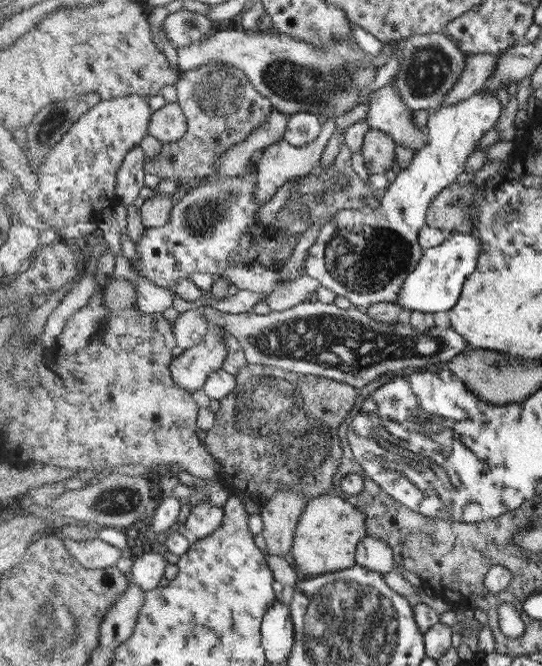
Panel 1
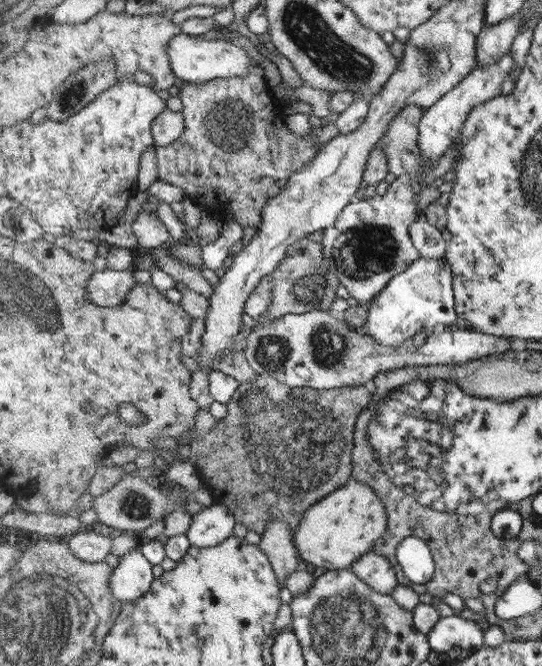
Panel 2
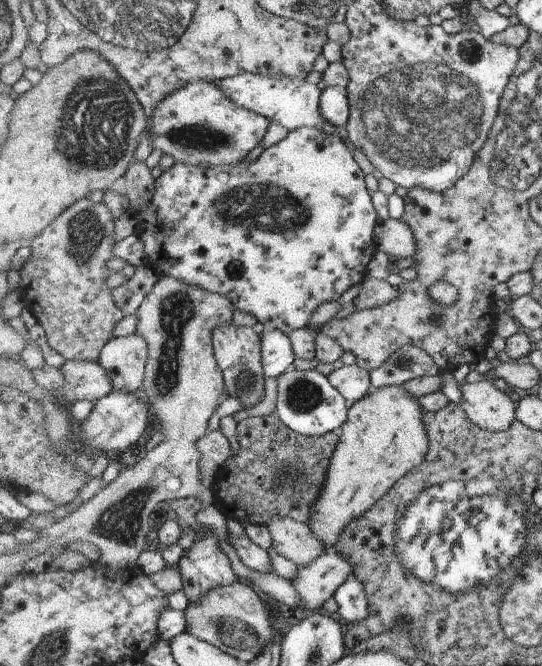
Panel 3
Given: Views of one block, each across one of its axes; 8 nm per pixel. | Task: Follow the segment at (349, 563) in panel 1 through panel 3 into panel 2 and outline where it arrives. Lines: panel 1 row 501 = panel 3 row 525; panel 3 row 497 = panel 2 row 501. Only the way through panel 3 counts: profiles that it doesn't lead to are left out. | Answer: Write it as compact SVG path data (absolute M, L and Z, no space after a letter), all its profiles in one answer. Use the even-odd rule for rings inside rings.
M350 478L344 487L308 508L294 532L293 543L297 553L313 568L346 569L371 551L374 543L385 534L388 523L388 509L377 492L369 484Z

